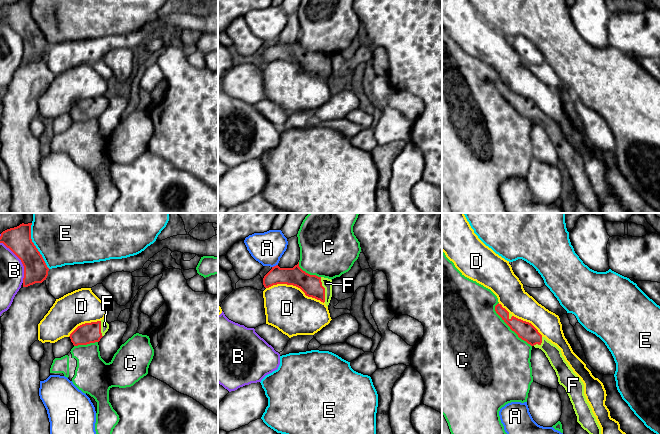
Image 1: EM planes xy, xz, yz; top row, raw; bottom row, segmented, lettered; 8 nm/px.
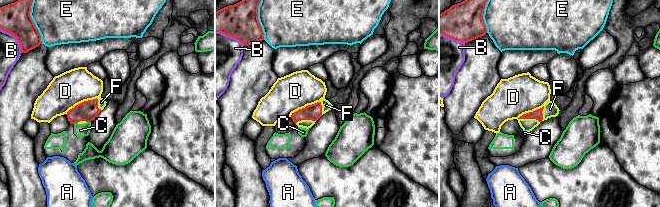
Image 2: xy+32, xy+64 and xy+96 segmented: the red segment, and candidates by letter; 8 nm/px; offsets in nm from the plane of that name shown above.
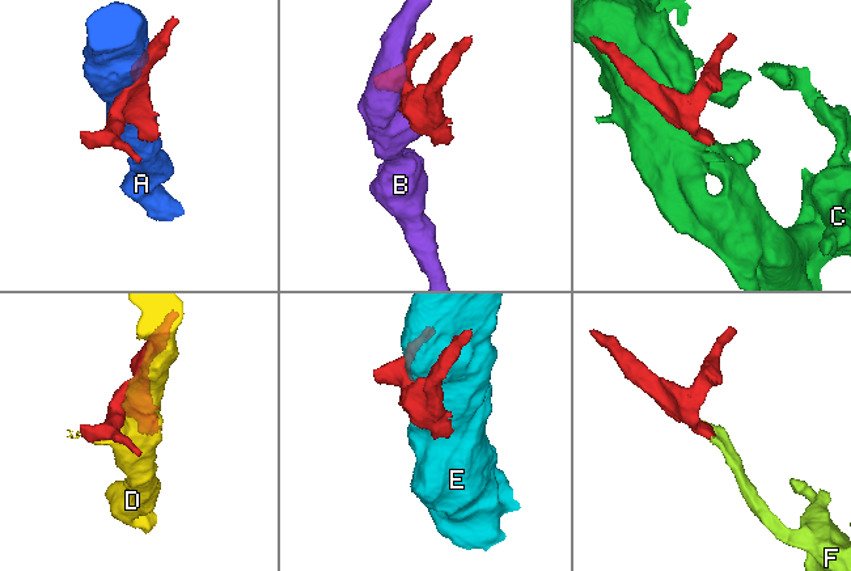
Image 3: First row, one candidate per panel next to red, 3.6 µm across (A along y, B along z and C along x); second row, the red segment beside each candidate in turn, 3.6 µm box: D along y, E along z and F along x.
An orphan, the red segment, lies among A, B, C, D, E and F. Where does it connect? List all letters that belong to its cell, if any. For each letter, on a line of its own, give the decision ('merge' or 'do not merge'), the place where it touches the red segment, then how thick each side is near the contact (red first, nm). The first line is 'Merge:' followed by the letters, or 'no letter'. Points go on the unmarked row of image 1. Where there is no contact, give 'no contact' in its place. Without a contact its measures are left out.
Merge: F
A: do not merge | xz (274, 42) | 150/260 nm
B: do not merge | xy (21, 37) | 200/190 nm
C: do not merge | yz (508, 101) | 150/500 nm
D: do not merge | xz (295, 61) | 170/360 nm
E: do not merge | xy (35, 22) | 200/340 nm
F: merge | xz (324, 65) | 170/80 nm

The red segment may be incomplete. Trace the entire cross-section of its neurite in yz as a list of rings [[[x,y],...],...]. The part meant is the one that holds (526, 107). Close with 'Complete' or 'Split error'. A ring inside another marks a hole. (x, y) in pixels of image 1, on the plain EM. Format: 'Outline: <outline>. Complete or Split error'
Outline: [[[501,80],[495,82],[495,87],[519,114],[545,129],[559,160],[565,164],[570,174],[577,198],[593,213],[601,213],[601,204],[584,171],[584,160],[565,137],[561,126],[543,113],[531,99],[514,93]]]. Split error

